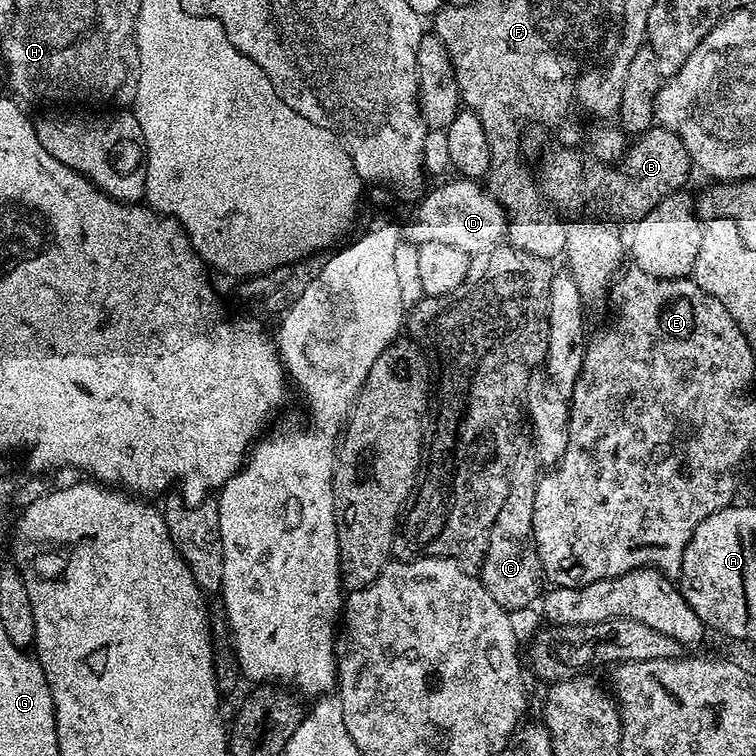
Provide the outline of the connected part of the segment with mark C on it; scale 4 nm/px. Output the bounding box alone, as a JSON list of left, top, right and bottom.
[478,462,546,610]

